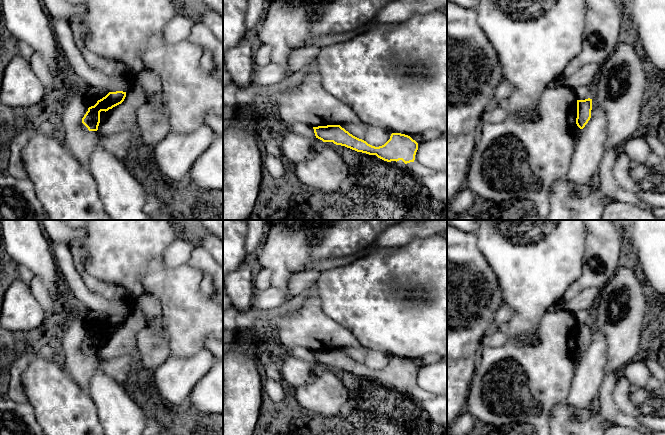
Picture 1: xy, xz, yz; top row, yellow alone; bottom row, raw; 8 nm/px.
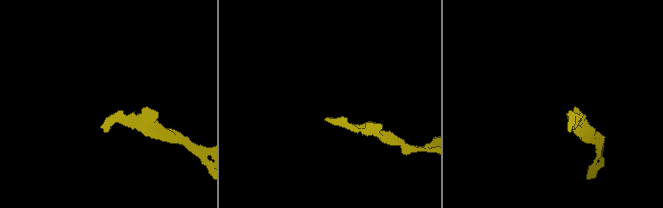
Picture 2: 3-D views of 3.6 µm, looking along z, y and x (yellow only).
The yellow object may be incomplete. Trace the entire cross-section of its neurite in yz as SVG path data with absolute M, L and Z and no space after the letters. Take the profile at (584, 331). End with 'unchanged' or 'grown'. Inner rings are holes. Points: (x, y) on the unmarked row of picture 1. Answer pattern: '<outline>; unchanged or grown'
M592 323L577 324L576 348L583 353L591 342Z; unchanged

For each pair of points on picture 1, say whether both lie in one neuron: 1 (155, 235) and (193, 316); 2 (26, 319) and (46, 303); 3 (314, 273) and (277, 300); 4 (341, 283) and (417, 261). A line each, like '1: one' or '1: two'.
1: one
2: two
3: one
4: one

